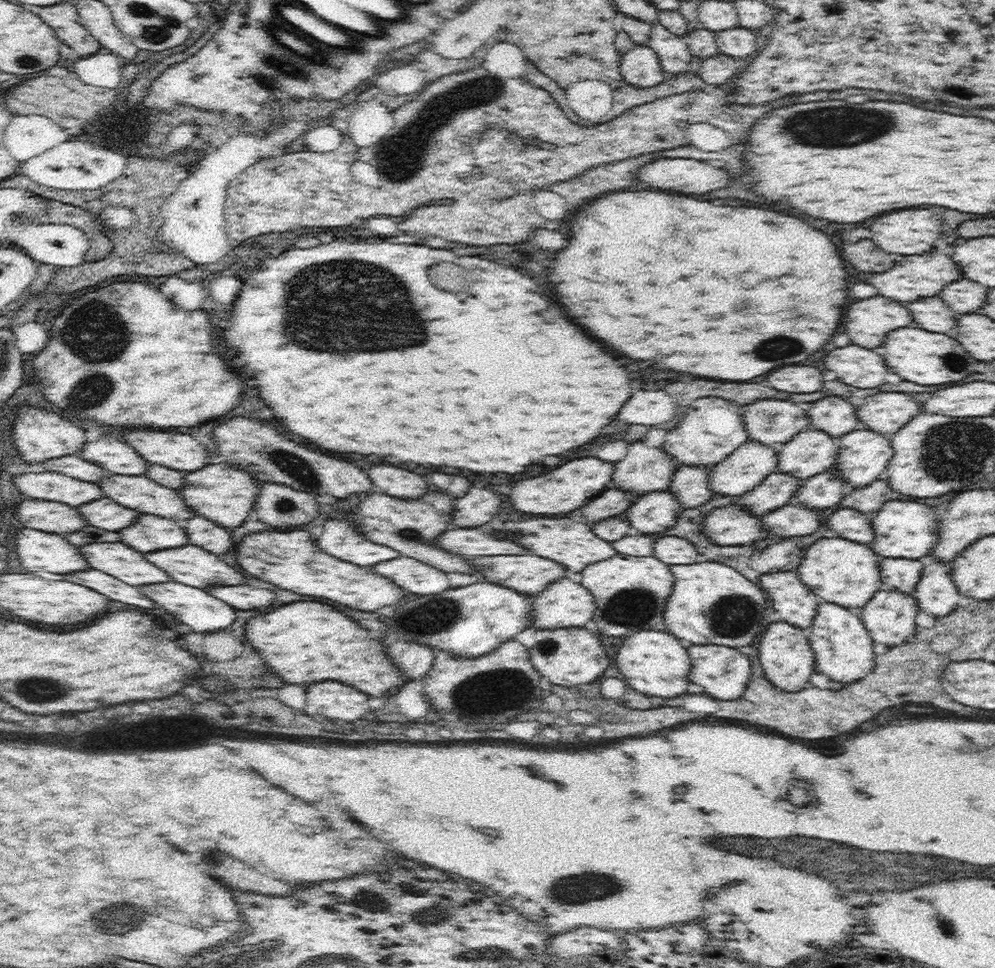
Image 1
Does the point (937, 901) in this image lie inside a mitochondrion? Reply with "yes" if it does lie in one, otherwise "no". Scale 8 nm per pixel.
yes

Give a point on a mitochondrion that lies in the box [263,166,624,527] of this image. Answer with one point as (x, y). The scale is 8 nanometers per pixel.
(346, 303)

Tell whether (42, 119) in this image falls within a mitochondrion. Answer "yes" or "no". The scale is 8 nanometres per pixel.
no

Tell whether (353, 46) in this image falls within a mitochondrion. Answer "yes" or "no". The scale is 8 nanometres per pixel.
no

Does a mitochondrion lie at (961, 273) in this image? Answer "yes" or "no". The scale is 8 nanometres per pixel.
no

